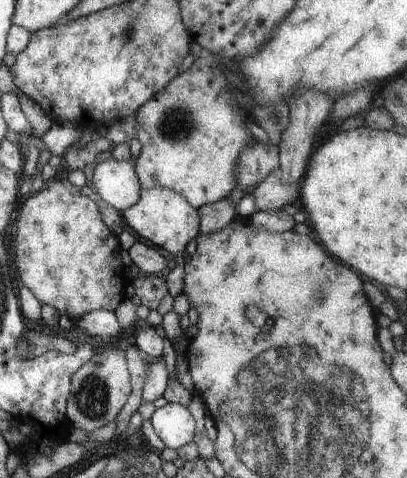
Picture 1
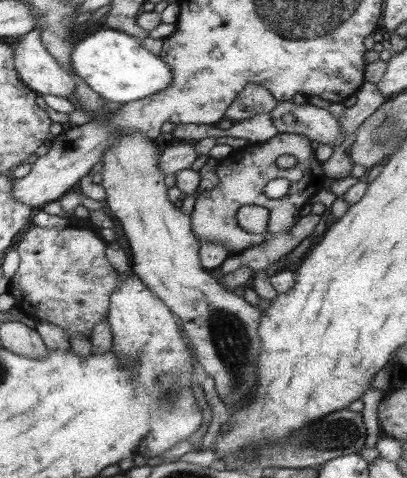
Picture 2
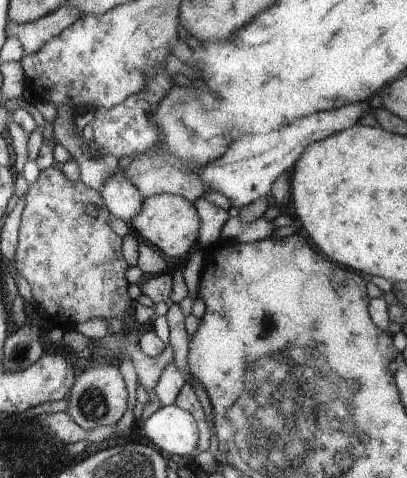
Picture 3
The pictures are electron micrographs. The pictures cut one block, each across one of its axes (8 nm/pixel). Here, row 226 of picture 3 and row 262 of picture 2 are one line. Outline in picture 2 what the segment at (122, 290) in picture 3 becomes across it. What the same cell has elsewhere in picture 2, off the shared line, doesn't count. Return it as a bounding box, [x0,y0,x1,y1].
[9,226,121,336]

